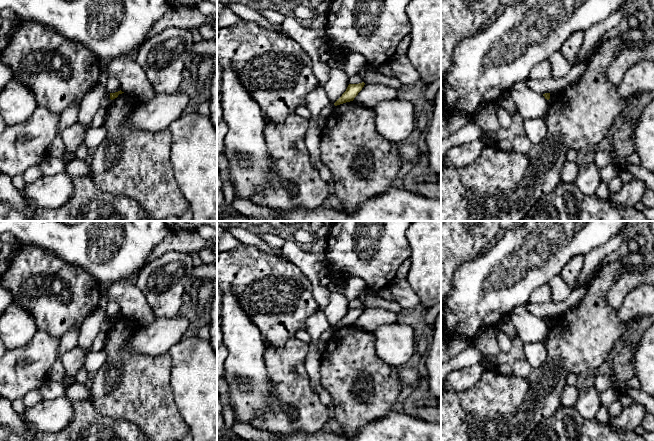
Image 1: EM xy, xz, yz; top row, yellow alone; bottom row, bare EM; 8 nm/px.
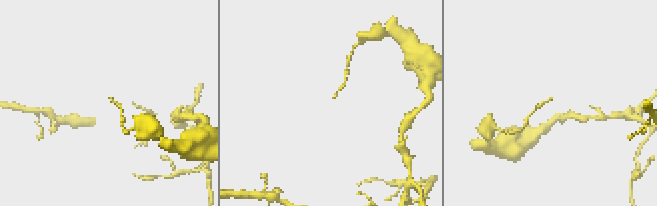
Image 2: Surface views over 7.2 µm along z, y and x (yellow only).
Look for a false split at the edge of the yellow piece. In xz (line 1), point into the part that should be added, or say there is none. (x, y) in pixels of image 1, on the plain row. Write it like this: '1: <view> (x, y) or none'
1: none

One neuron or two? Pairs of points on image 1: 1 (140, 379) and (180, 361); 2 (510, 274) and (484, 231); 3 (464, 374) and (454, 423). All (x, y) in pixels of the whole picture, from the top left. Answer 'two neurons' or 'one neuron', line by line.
1: two neurons
2: two neurons
3: two neurons

